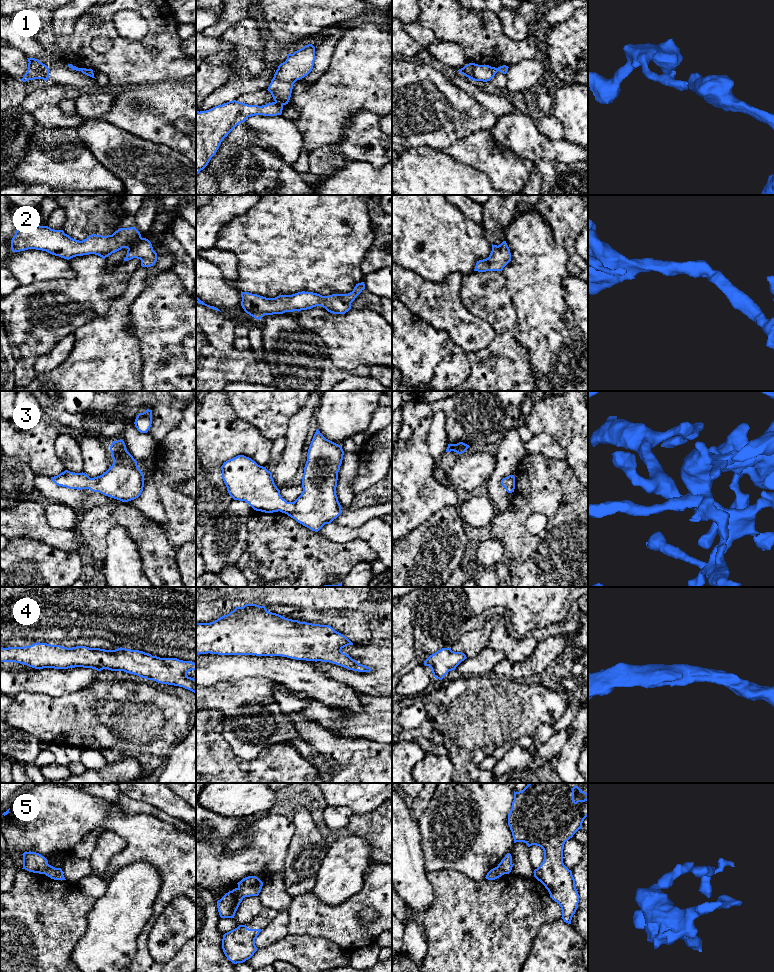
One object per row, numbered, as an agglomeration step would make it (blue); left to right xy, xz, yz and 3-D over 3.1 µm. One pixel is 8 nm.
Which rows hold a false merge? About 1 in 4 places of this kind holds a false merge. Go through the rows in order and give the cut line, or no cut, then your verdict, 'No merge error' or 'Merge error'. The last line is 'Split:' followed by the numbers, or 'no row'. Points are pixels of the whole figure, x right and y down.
1: Split along xz (274, 102), (282, 106). Merge error
2: No split. No merge error
3: No split. No merge error
4: No split. No merge error
5: Split along xy (48, 864), (44, 873). Merge error
Split: 1, 5

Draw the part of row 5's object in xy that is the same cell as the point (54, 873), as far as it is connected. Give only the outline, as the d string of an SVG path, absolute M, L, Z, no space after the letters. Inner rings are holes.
M47 865L45 875L54 880L66 880L61 868L55 868L51 865Z

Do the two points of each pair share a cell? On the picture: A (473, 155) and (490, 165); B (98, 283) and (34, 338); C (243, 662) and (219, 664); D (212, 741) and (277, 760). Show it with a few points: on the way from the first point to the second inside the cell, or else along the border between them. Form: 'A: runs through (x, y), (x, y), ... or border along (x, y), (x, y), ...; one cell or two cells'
A: runs through (477, 155), (480, 155), (486, 161); one cell
B: runs through (82, 299), (78, 304), (70, 304), (50, 322); one cell
C: runs through (237, 664), (225, 664); one cell
D: runs through (228, 757), (237, 766), (261, 766); one cell

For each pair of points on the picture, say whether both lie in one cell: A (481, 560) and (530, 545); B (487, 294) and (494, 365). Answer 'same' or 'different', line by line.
A: different
B: same

